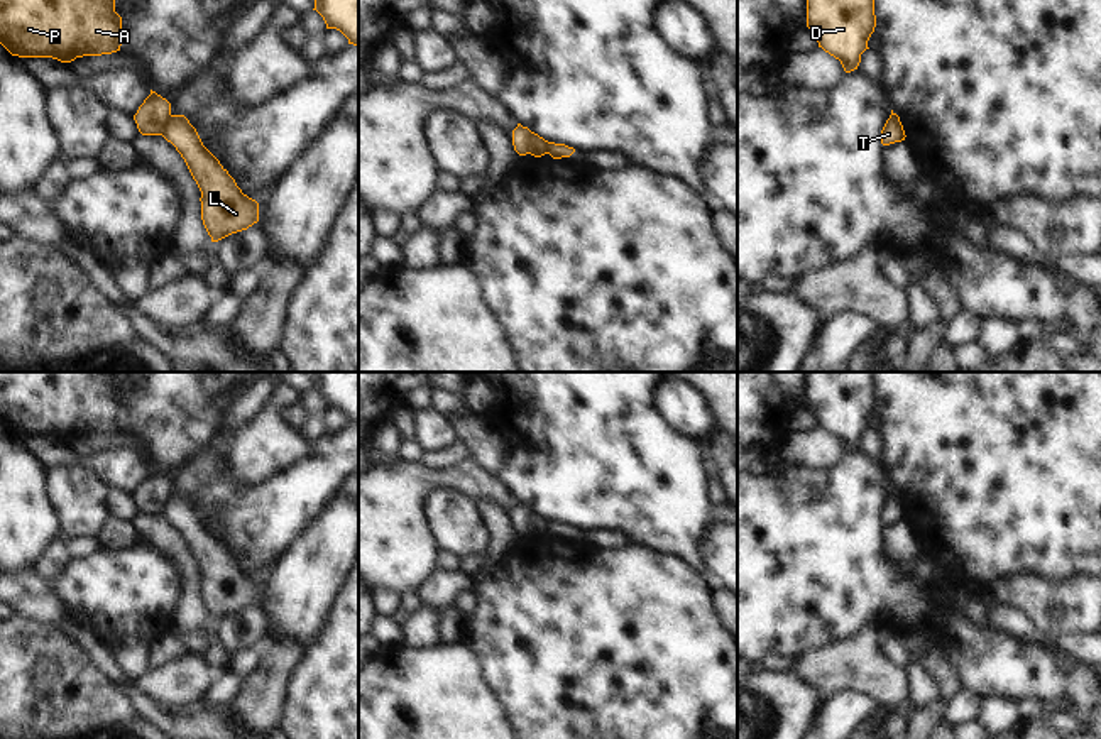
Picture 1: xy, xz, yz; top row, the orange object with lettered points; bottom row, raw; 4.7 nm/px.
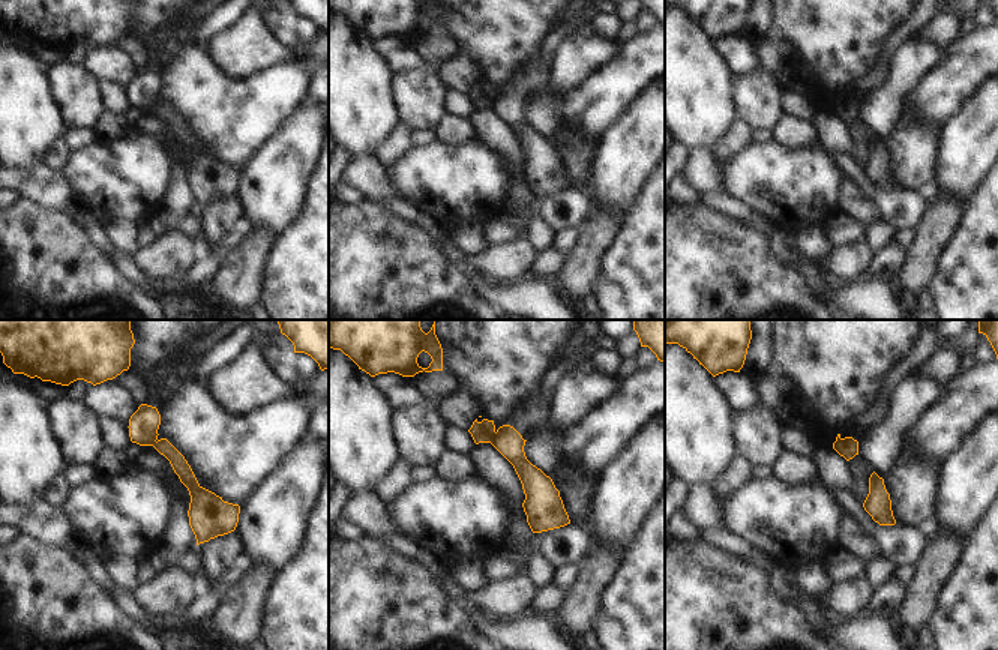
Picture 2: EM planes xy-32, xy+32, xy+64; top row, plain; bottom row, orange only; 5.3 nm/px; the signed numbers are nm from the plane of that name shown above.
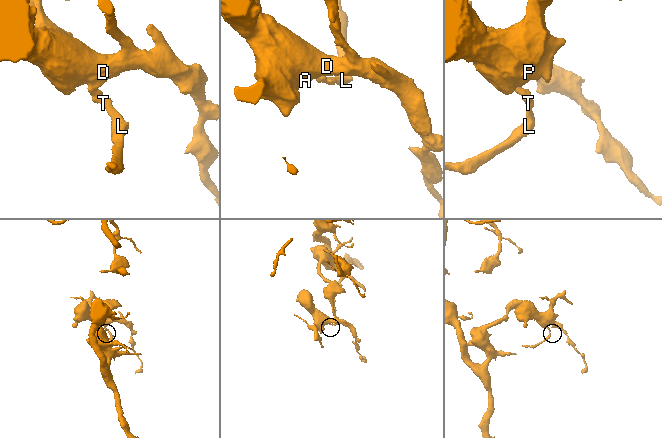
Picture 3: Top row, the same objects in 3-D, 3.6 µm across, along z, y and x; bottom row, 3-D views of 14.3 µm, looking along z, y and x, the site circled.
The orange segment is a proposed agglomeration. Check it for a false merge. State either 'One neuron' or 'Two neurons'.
Two neurons

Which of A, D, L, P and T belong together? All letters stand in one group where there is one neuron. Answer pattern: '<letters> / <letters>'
A D P / L T

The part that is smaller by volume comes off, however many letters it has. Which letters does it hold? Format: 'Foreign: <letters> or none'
Foreign: L, T

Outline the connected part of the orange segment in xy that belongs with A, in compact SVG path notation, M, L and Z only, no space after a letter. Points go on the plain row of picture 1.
M0 372L0 423L19 436L71 441L120 430L122 396L112 372Z

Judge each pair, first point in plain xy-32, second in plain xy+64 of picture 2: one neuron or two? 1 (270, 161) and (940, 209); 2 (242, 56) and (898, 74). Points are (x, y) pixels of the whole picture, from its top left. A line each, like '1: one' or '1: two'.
1: two
2: one

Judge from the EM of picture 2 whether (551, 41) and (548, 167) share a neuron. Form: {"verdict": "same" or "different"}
{"verdict": "same"}

